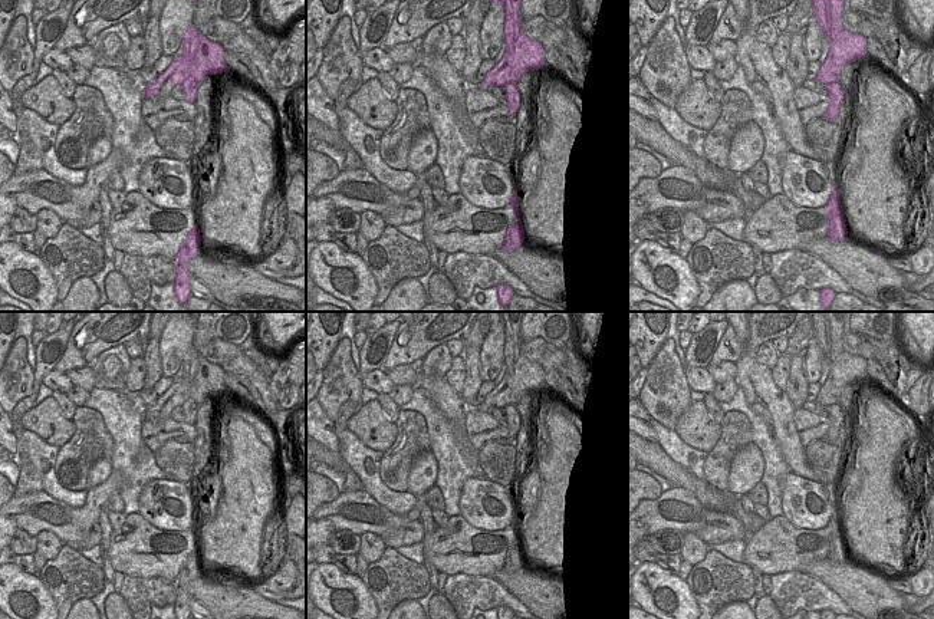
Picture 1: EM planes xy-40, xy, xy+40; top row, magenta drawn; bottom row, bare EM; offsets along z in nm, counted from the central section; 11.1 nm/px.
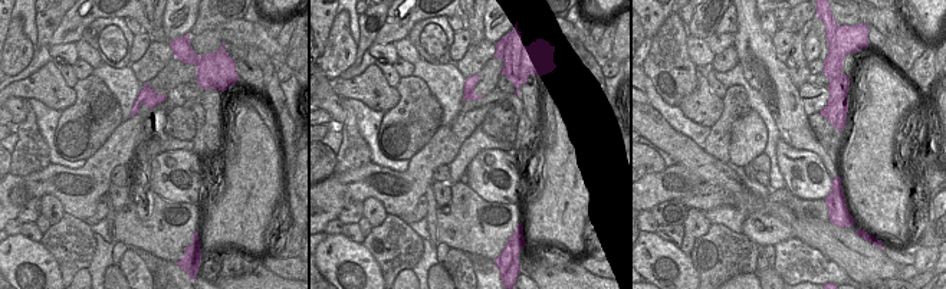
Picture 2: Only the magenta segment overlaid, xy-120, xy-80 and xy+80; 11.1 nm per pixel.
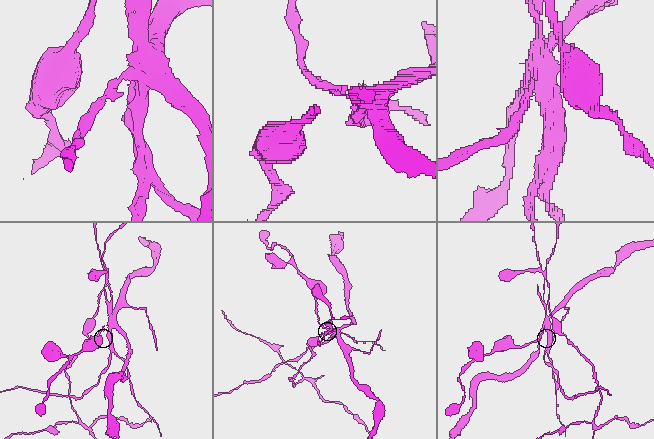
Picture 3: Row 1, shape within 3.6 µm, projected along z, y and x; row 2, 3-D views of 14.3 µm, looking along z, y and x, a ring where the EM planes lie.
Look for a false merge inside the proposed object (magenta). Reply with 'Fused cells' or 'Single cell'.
Fused cells

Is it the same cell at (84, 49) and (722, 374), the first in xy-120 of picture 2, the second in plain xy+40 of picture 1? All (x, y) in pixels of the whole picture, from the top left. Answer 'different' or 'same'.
same

